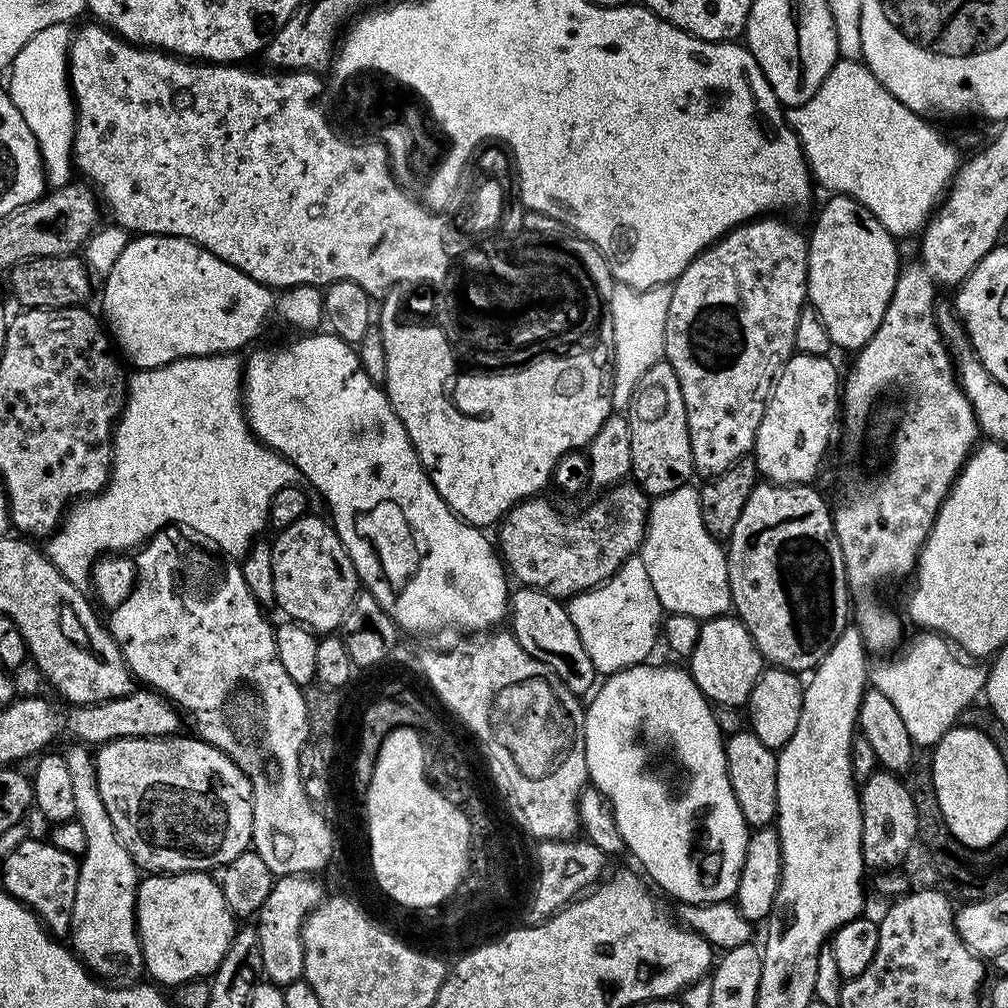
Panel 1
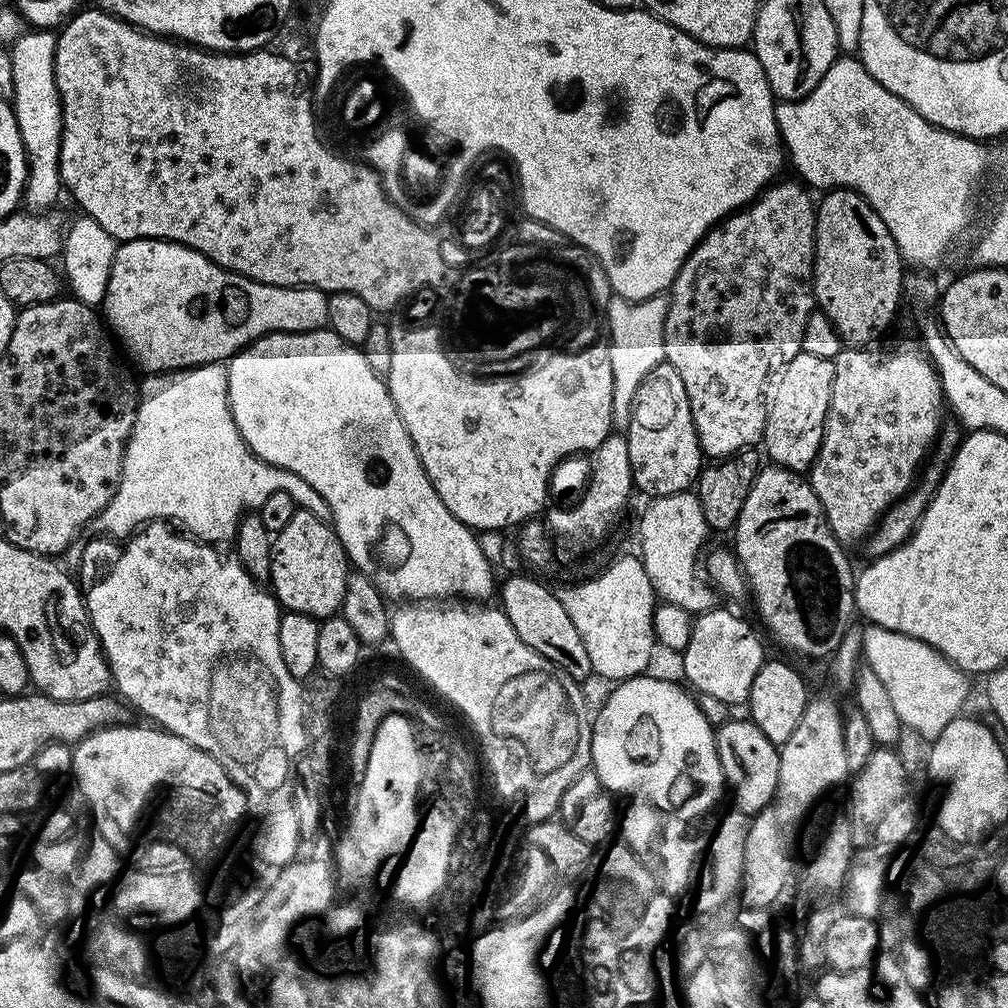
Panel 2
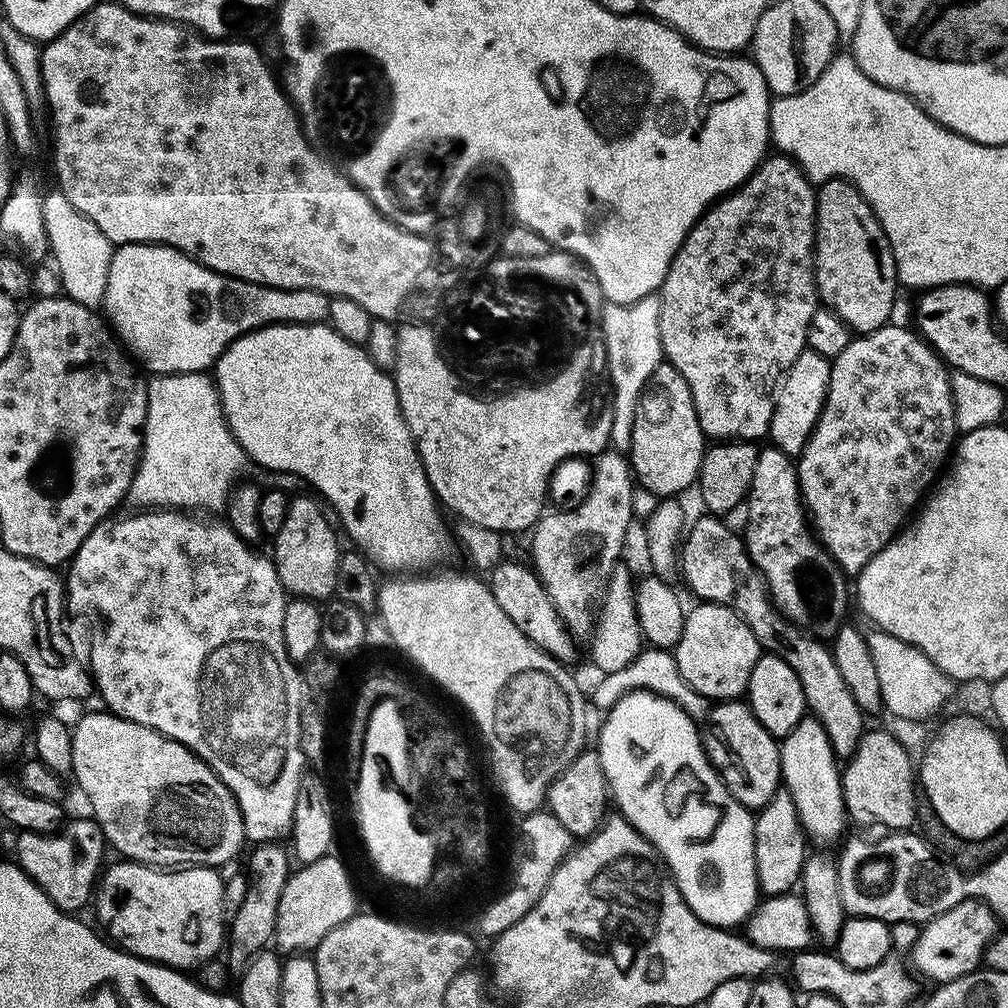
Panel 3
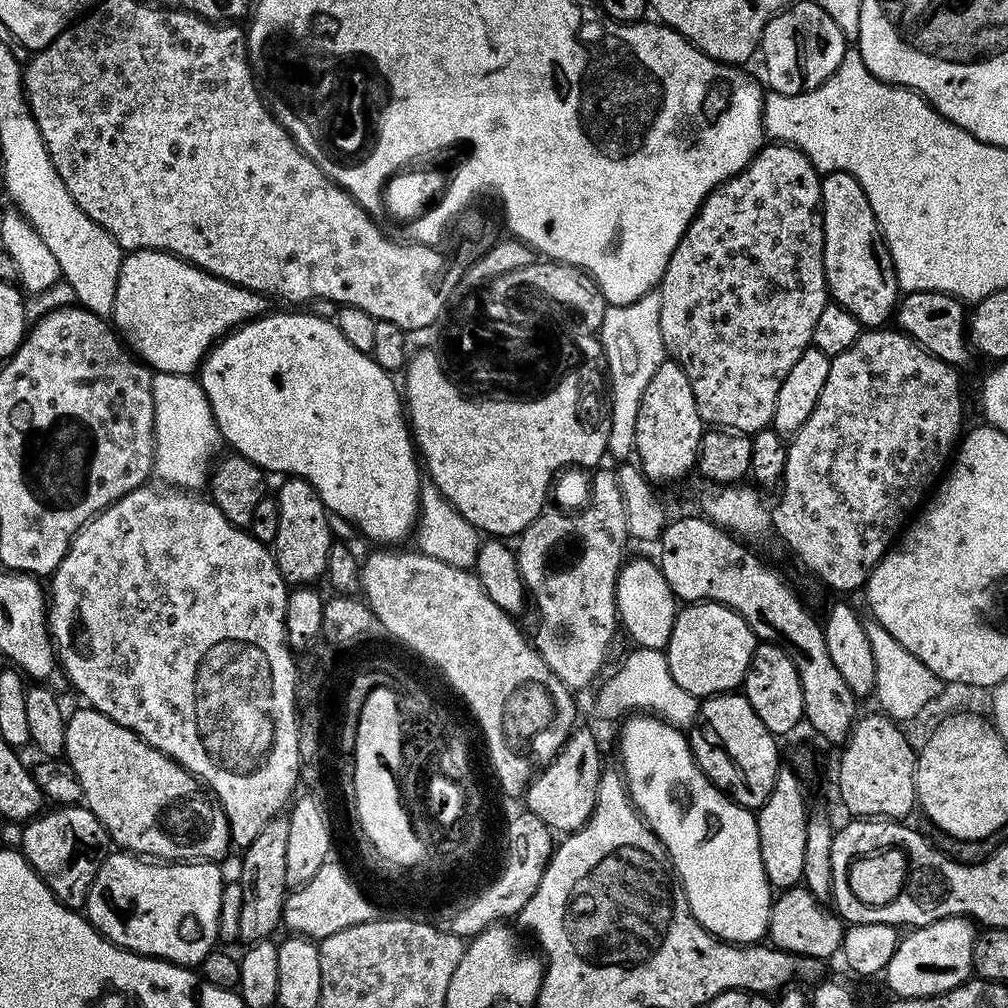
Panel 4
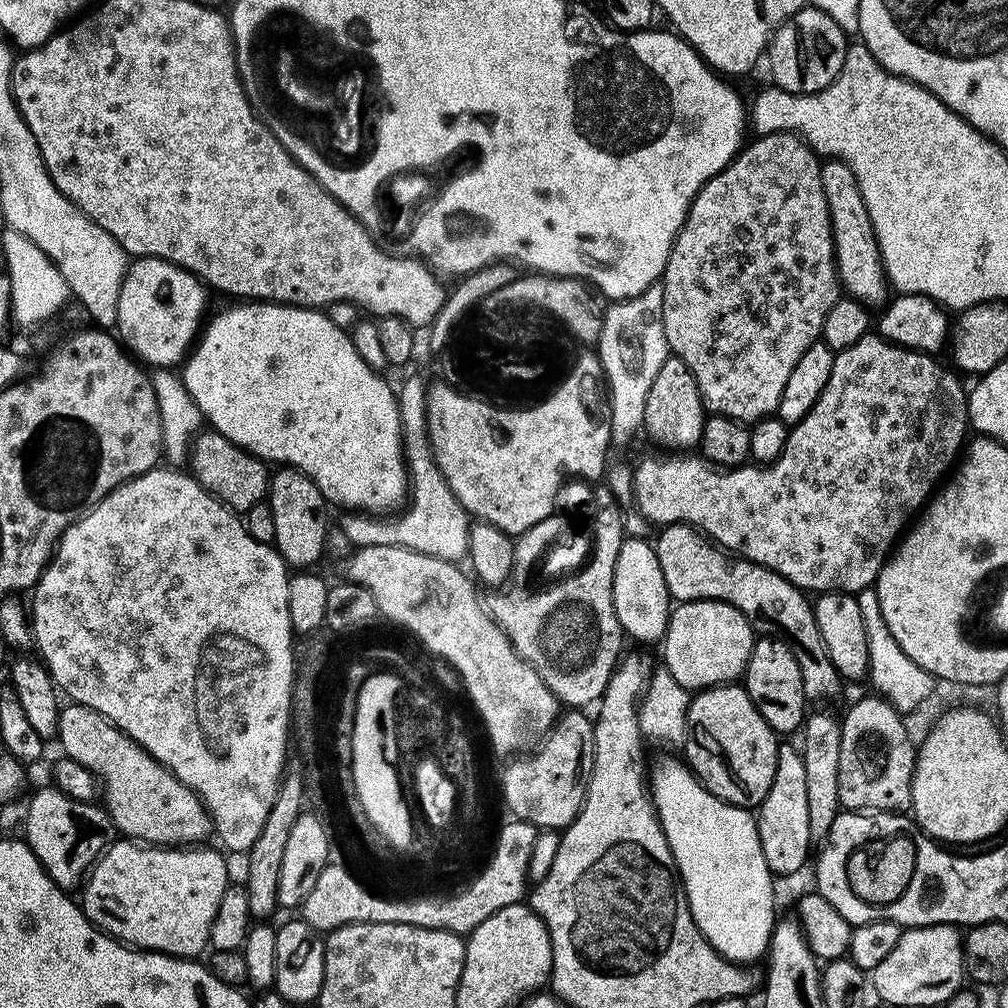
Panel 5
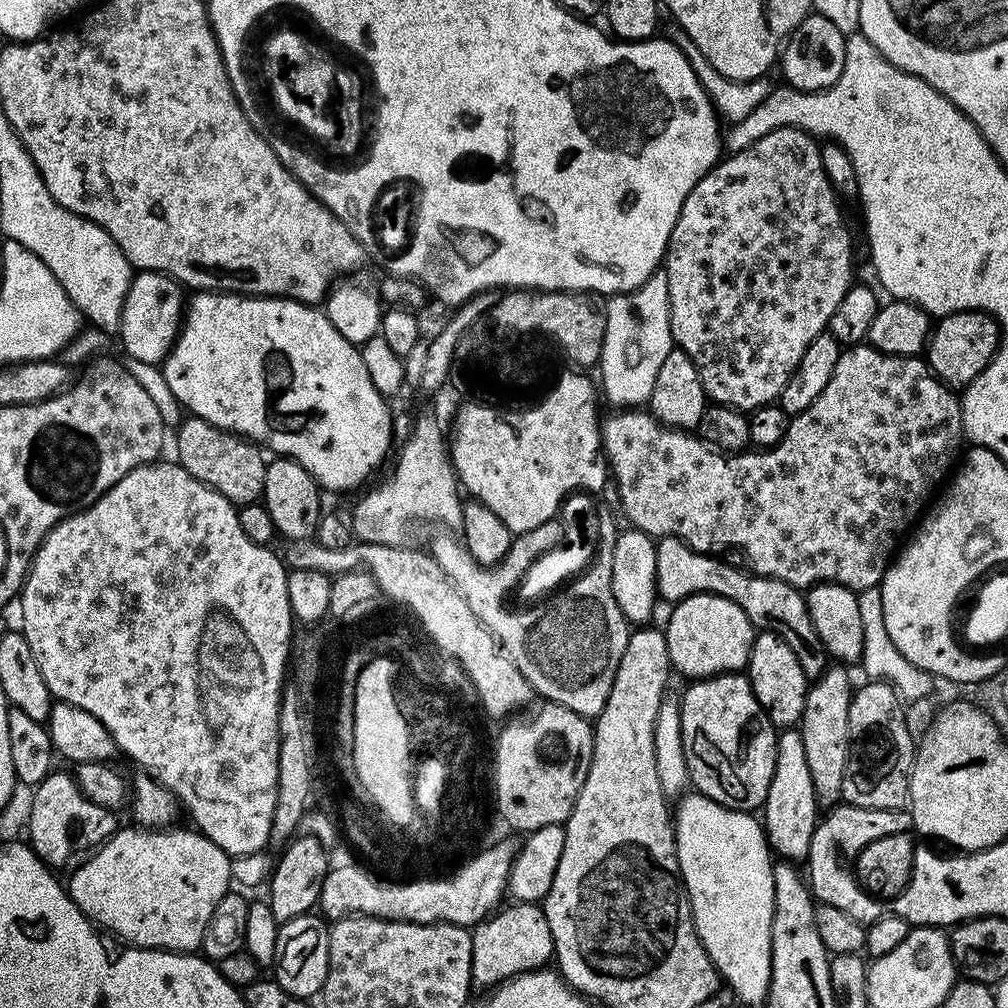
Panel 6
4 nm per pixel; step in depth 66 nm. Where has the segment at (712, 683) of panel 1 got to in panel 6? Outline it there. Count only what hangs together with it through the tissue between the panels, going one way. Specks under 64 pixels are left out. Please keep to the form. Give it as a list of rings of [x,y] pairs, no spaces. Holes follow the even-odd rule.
[[[699,592],[697,596],[688,596],[679,601],[676,608],[668,616],[668,628],[663,629],[668,643],[668,657],[673,669],[684,676],[692,676],[693,681],[704,679],[705,676],[723,676],[726,672],[743,673],[748,666],[748,659],[752,653],[754,629],[750,618],[746,618],[744,611],[734,602],[721,596],[711,596],[709,592]]]

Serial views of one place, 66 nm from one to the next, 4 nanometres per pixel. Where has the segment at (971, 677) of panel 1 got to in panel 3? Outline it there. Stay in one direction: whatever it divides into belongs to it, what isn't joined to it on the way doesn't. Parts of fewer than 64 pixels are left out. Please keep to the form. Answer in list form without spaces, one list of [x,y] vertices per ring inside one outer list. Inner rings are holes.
[[[872,626],[866,635],[870,646],[870,658],[874,658],[874,670],[878,670],[878,686],[882,686],[884,708],[893,717],[927,721],[940,707],[947,705],[953,696],[954,682],[922,650],[902,642],[890,634]]]

